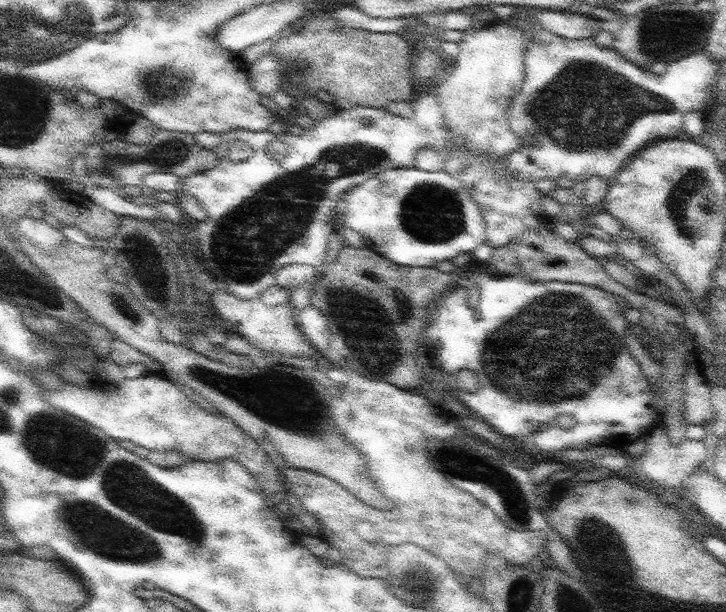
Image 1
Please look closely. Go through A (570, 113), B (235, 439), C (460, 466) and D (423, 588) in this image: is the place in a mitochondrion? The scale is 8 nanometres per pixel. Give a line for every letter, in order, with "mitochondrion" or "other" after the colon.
A: mitochondrion
B: other
C: mitochondrion
D: mitochondrion

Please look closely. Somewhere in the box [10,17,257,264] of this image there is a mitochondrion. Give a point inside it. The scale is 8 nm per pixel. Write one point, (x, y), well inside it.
(168, 152)

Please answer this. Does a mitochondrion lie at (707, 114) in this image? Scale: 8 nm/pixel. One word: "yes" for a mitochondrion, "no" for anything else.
no

